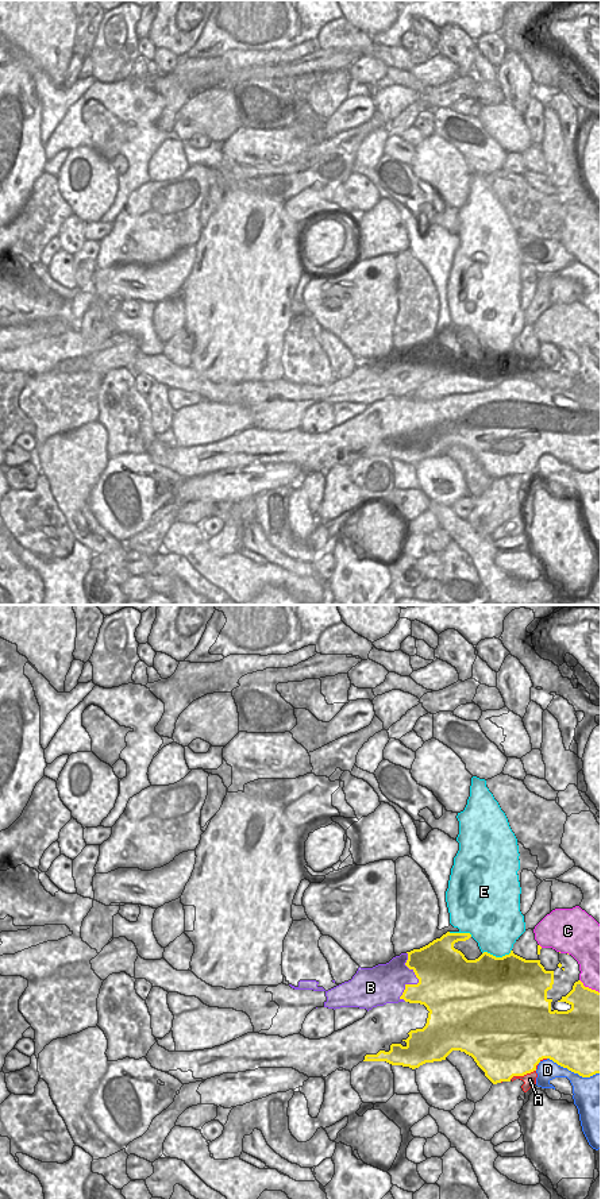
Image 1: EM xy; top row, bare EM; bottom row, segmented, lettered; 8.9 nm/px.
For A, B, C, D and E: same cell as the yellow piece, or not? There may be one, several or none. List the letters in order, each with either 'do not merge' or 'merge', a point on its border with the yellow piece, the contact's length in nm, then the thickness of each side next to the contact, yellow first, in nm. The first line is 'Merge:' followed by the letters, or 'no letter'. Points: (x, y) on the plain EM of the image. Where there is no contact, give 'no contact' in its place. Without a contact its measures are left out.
Merge: no letter
A: do not merge; contact xy (524, 469); length 300 nm; calibres 500 and 120 nm
B: do not merge; contact xy (419, 376); length 440 nm; calibres 500 and 260 nm
C: do not merge; contact xy (588, 382); length 220 nm; calibres 420 and 380 nm
D: do not merge; contact xy (574, 467); length 500 nm; calibres 500 and 320 nm
E: do not merge; contact xy (497, 353); length 260 nm; calibres 500 and 400 nm

